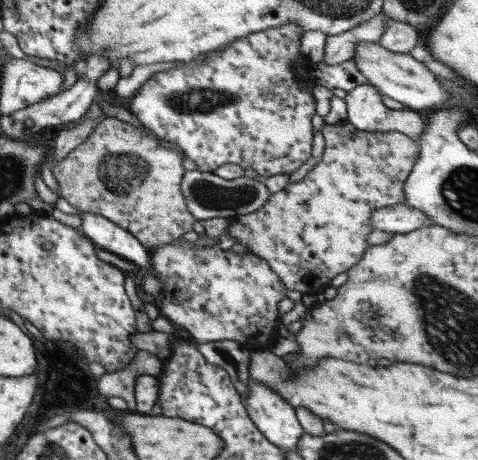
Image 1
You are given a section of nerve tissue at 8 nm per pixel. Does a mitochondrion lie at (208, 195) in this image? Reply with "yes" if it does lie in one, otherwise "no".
yes

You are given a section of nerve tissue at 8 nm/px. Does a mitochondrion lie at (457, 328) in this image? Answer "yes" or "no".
yes

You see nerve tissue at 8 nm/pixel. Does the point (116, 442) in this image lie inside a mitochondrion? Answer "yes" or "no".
yes

